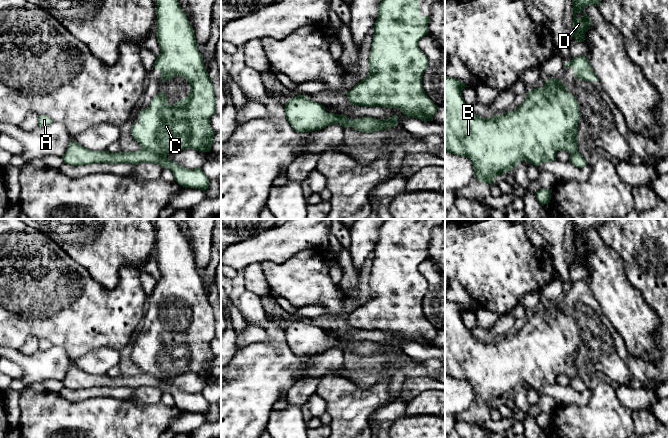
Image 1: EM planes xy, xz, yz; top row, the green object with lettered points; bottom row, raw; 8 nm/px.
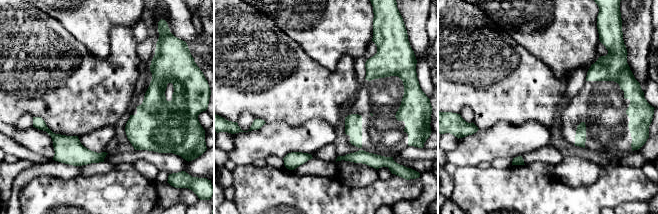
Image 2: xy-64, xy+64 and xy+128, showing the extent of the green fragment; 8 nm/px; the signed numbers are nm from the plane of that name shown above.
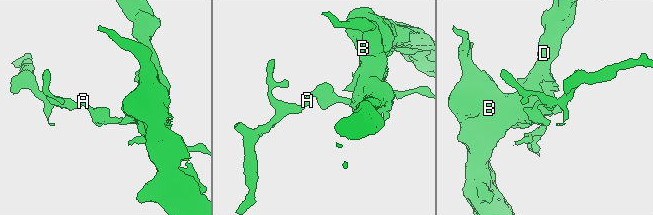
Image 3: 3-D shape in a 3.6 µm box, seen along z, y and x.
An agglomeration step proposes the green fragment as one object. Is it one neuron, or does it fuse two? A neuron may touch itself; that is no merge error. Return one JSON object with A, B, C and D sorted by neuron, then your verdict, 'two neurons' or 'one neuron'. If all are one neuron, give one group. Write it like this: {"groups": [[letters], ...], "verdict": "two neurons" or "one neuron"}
{"groups": [["A"], ["B", "C", "D"]], "verdict": "two neurons"}

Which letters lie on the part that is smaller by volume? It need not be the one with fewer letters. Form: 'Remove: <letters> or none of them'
Remove: A

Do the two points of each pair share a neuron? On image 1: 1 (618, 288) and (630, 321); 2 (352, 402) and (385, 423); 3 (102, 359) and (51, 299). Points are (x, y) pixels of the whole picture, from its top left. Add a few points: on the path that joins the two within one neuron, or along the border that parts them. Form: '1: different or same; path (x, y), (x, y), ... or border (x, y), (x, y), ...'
1: same; path (618, 296), (629, 313)
2: different; border (385, 403), (380, 405), (371, 414), (370, 426)
3: different; border (118, 350), (98, 347), (81, 356), (71, 356)

